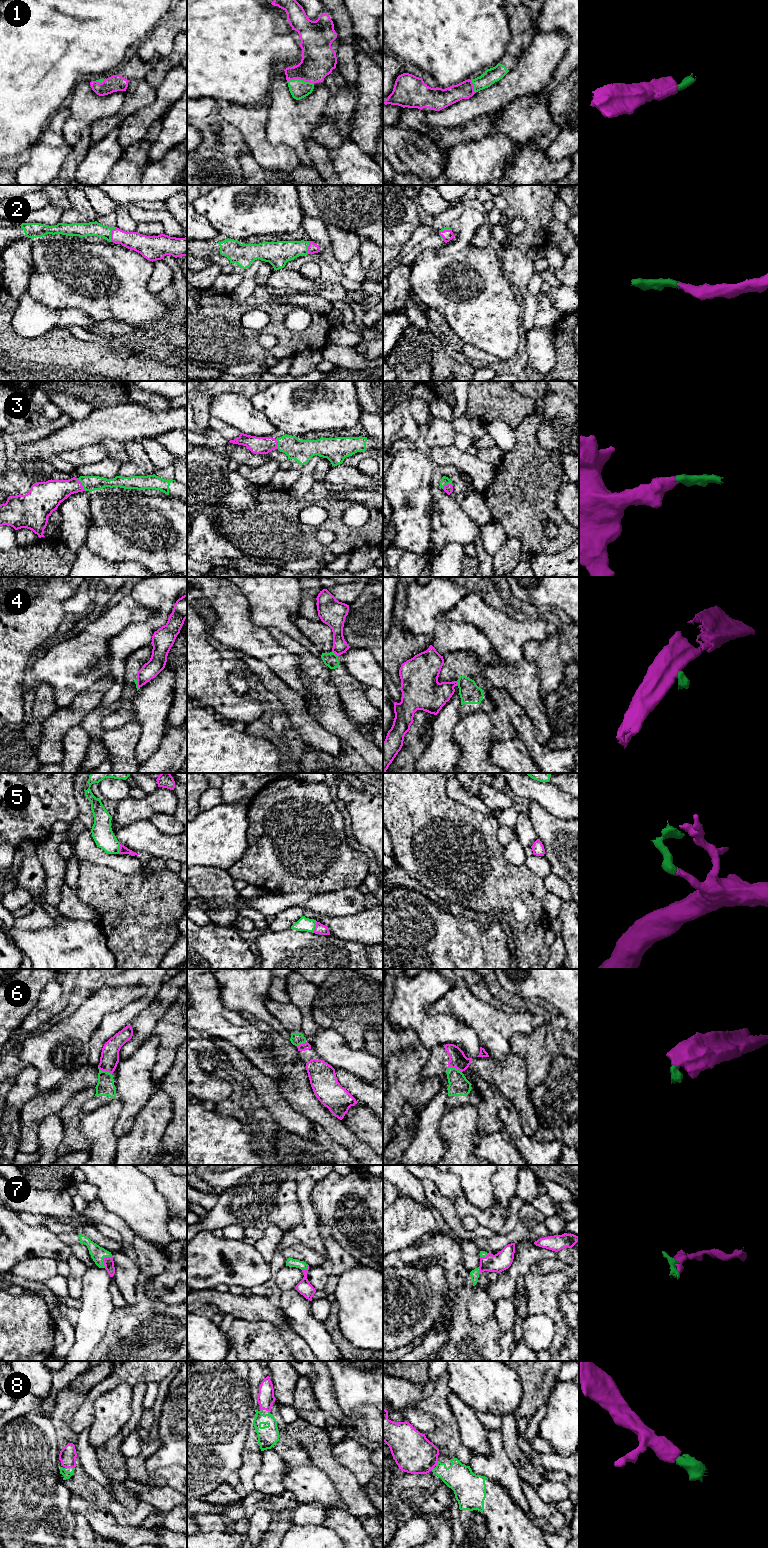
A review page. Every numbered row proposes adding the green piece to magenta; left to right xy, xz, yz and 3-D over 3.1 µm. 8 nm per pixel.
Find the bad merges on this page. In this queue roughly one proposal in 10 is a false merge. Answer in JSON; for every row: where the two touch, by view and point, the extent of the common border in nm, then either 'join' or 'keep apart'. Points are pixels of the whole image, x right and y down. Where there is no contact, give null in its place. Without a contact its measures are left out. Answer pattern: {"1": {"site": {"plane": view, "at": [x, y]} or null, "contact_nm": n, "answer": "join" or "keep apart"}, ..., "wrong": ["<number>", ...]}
{"1": {"site": {"plane": "xz", "at": [300, 79]}, "contact_nm": 220, "answer": "join"}, "2": {"site": {"plane": "xy", "at": [111, 234]}, "contact_nm": 130, "answer": "join"}, "3": {"site": {"plane": "xy", "at": [81, 484]}, "contact_nm": 130, "answer": "join"}, "4": {"site": {"plane": "xz", "at": [335, 653]}, "contact_nm": 60, "answer": "keep apart"}, "5": {"site": {"plane": "xz", "at": [315, 927]}, "contact_nm": 100, "answer": "join"}, "6": {"site": {"plane": "xy", "at": [105, 1070]}, "contact_nm": 120, "answer": "join"}, "7": {"site": {"plane": "xy", "at": [103, 1259]}, "contact_nm": 120, "answer": "join"}, "8": {"site": {"plane": "yz", "at": [436, 1464]}, "contact_nm": 40, "answer": "join"}, "wrong": ["4"]}

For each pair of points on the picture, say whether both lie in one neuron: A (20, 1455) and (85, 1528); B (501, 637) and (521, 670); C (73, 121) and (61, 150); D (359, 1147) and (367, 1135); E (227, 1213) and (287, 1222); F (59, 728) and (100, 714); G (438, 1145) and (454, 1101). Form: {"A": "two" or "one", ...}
{"A": "two", "B": "two", "C": "two", "D": "two", "E": "one", "F": "two", "G": "two"}

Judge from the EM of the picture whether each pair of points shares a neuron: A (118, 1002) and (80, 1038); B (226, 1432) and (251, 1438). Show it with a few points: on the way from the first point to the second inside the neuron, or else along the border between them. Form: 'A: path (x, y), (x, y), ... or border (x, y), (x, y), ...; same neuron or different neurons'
A: path (107, 1003), (83, 1027); same neuron
B: border (252, 1422), (245, 1437), (241, 1460); different neurons

